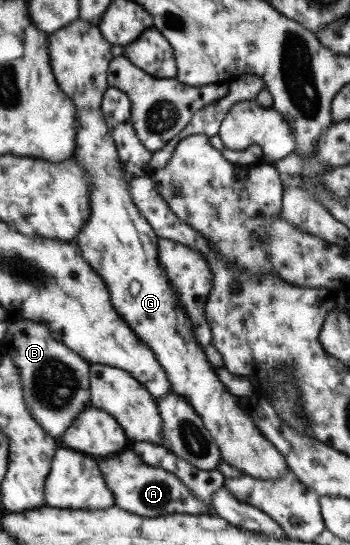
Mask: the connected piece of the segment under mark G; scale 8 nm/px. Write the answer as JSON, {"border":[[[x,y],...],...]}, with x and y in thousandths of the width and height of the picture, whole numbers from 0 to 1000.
{"border":[[[226,33],[137,62],[134,75],[154,147],[214,196],[223,233],[206,283],[254,325],[257,391],[209,439],[226,466],[297,517],[320,567],[440,650],[474,686],[486,717],[517,725],[577,771],[637,848],[714,877],[783,881],[811,872],[826,861],[806,833],[686,752],[677,730],[623,699],[560,629],[546,593],[506,558],[486,514],[454,488],[449,431],[371,365],[366,334],[346,323],[337,279],[286,204],[289,182],[309,160],[309,116],[323,106],[317,83],[294,72],[271,44]]]}

